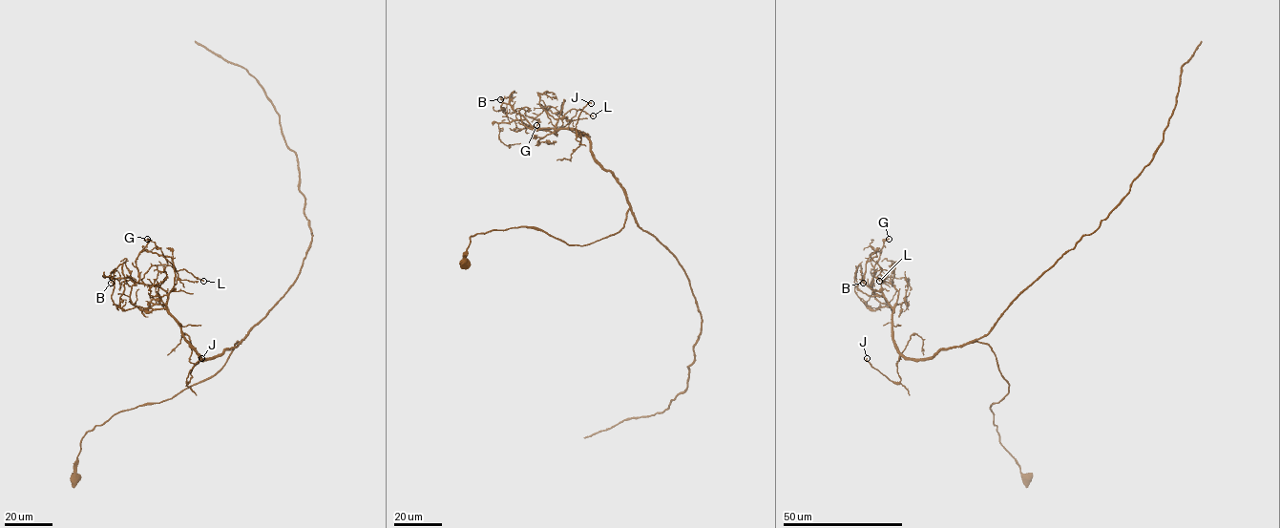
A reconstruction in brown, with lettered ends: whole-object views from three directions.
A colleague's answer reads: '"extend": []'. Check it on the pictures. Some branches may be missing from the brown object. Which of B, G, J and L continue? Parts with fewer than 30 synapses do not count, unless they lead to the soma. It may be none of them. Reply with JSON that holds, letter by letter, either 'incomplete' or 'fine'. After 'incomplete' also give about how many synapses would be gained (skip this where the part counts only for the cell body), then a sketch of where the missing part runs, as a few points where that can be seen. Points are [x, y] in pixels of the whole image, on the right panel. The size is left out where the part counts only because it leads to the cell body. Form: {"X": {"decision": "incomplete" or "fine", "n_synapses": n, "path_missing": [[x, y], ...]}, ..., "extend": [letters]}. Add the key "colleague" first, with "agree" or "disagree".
{"colleague": "agree", "B": {"decision": "fine"}, "G": {"decision": "fine"}, "J": {"decision": "fine"}, "L": {"decision": "fine"}, "extend": []}

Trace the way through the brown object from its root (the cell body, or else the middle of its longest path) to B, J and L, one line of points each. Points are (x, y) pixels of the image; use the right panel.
B: (1027, 477), (994, 424), (1009, 385), (992, 348), (906, 358), (893, 310), (854, 290), (859, 264), (863, 283)
J: (1027, 477), (994, 424), (991, 406), (1009, 385), (988, 345), (900, 355), (898, 382), (867, 358)
L: (1027, 477), (994, 424), (1009, 385), (992, 348), (906, 358), (893, 264), (879, 281)

